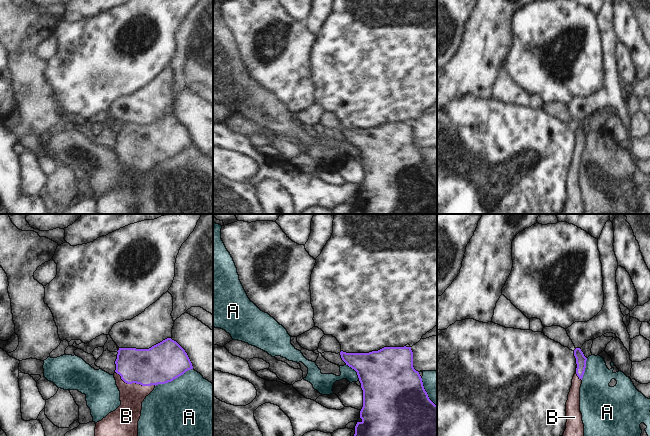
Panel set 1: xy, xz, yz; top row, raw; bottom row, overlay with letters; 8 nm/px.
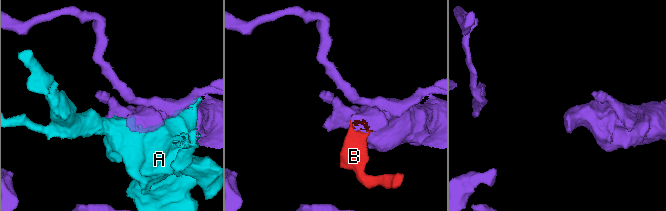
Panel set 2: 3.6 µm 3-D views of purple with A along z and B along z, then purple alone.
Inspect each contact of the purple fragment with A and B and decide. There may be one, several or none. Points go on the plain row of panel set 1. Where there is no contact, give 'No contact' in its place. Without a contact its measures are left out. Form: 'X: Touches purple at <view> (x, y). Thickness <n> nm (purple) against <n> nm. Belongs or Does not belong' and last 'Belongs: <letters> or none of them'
A: Touches purple at xy (173, 155). Thickness 320 nm (purple) against 480 nm. Does not belong
B: Touches purple at xy (135, 158). Thickness 320 nm (purple) against 190 nm. Belongs
Belongs: B.

